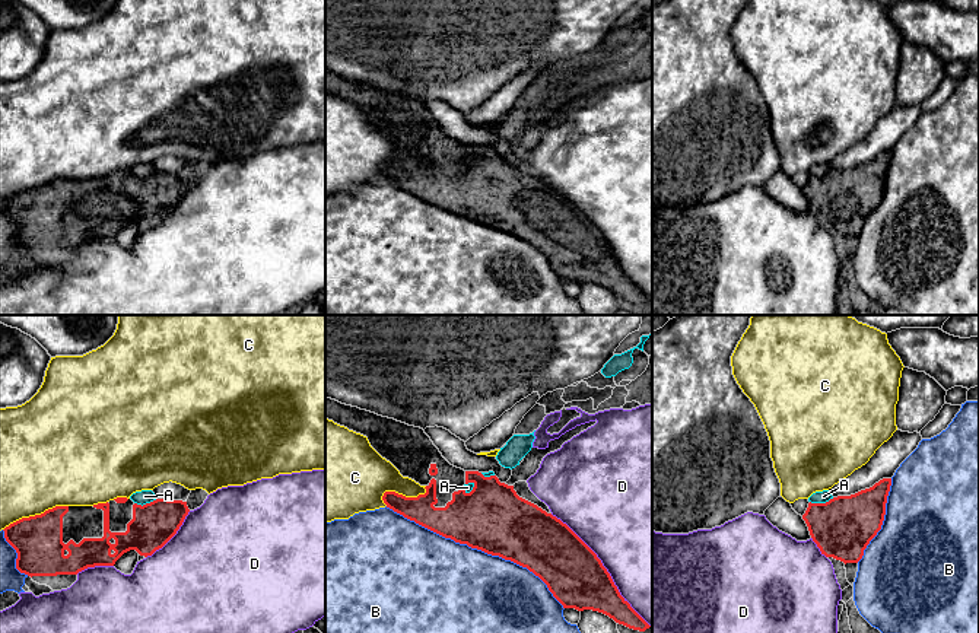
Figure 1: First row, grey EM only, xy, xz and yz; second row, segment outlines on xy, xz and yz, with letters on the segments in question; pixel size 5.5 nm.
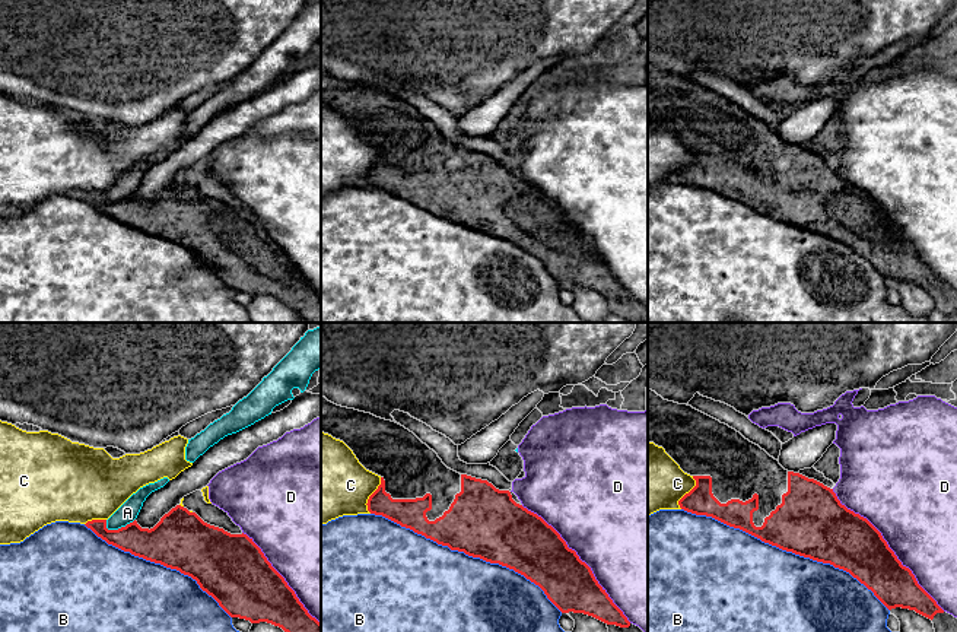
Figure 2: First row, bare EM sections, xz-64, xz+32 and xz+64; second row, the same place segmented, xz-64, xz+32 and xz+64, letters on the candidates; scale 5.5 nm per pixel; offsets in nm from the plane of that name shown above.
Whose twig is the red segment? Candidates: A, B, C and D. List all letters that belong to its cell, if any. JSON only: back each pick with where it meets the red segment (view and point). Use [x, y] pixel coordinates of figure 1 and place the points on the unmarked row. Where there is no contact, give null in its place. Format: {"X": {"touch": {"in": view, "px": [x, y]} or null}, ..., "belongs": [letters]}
{"belongs": []}

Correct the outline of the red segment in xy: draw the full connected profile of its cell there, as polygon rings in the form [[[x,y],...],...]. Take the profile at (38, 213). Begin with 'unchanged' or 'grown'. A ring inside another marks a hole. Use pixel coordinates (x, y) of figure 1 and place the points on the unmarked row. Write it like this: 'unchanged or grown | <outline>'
grown | [[[117,171],[93,179],[55,179],[41,188],[22,191],[6,200],[4,211],[16,223],[16,242],[28,249],[77,248],[95,239],[114,239],[127,225],[152,229],[179,203],[190,182],[187,175],[156,172],[137,178]]]

